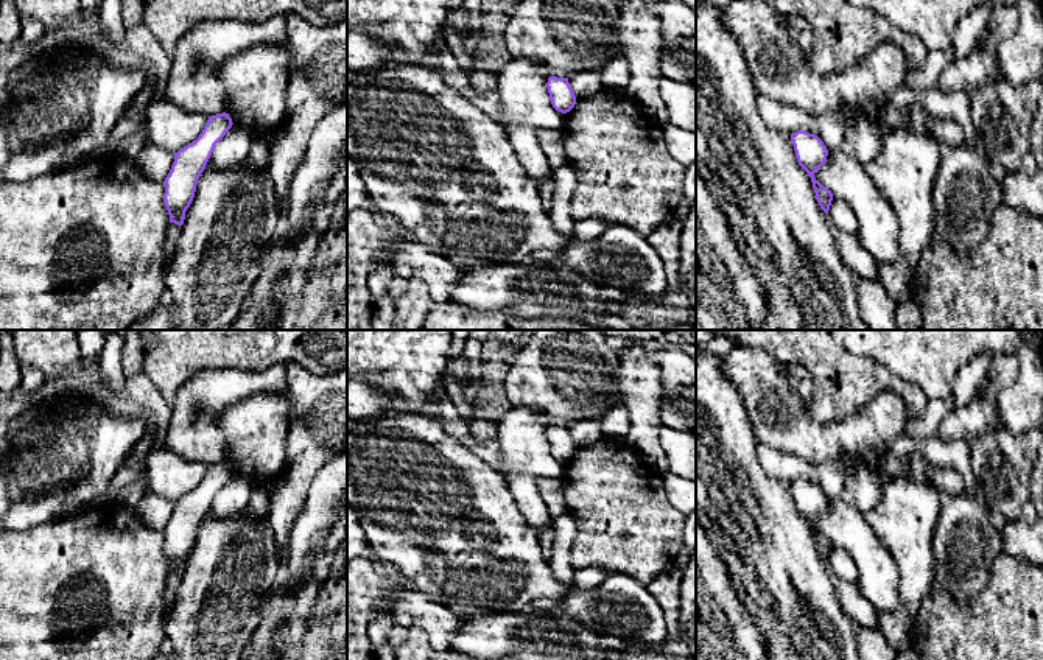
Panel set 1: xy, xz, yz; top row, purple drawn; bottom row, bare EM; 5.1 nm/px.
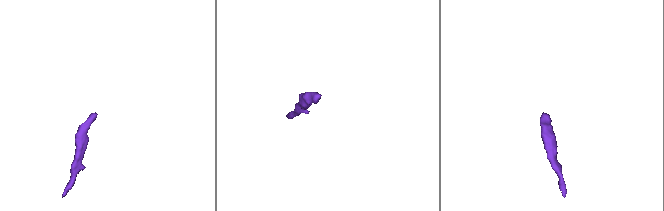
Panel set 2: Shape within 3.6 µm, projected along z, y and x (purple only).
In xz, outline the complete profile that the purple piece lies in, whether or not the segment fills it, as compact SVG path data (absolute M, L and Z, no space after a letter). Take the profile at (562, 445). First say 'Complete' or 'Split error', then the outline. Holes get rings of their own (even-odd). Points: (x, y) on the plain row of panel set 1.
Complete. M550 425L546 436L548 436L551 453L556 459L567 462L574 456L576 445L568 431L568 427Z

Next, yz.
Complete. M797 479L791 483L794 493L795 506L799 514L808 521L813 531L816 548L820 557L828 562L833 542L824 535L816 526L814 521L825 512L828 498L824 490L806 479Z

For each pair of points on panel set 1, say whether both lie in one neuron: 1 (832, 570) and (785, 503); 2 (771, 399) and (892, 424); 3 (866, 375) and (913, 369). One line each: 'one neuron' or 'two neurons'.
1: one neuron
2: one neuron
3: two neurons

